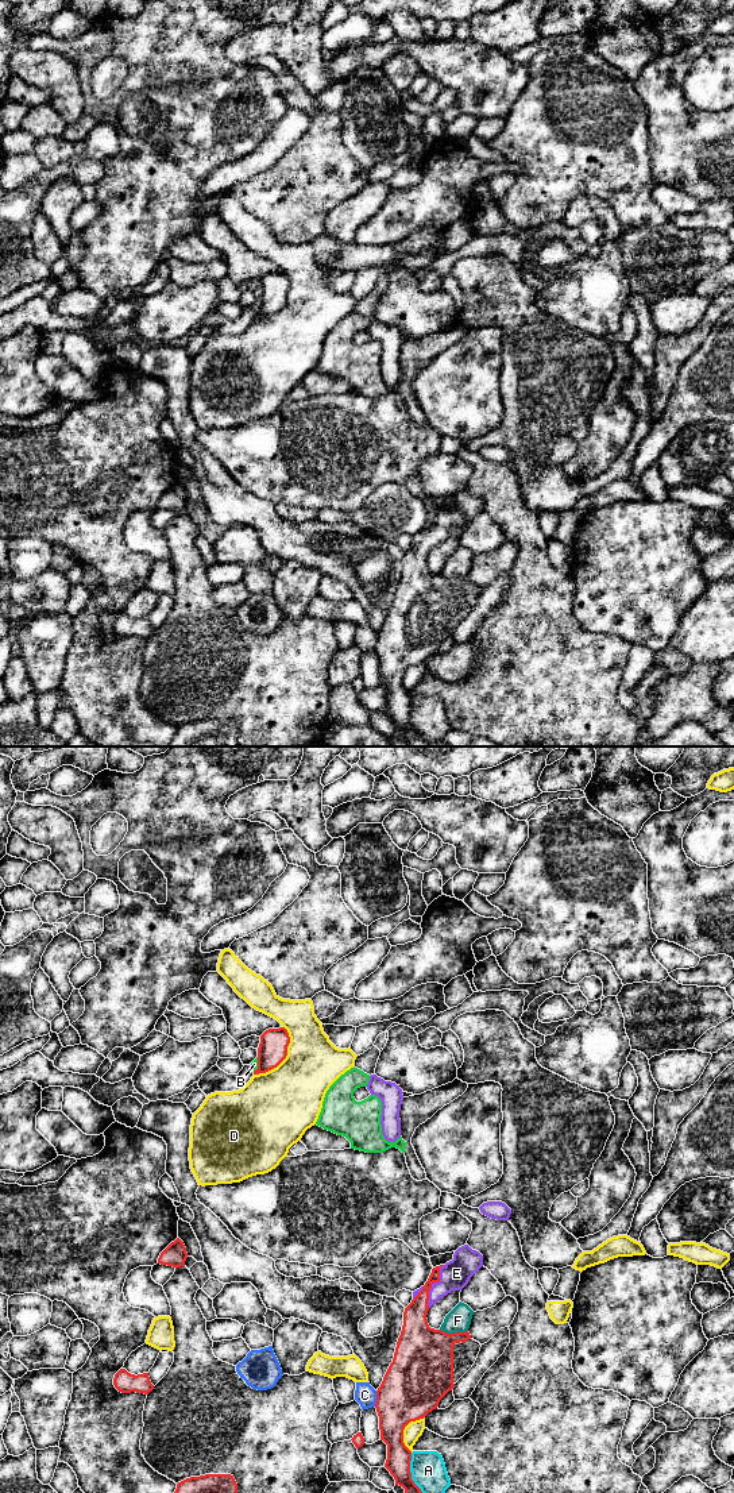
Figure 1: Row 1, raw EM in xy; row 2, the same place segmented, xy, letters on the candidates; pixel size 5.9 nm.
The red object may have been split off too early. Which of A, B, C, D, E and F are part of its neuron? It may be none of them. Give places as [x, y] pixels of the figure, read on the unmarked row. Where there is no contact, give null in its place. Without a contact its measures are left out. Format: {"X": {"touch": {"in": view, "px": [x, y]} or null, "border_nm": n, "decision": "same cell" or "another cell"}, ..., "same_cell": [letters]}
{"A": {"touch": {"in": "xy", "px": [413, 726]}, "border_nm": 340, "decision": "another cell"}, "B": {"touch": {"in": "xy", "px": [258, 308]}, "border_nm": 90, "decision": "another cell"}, "C": {"touch": {"in": "xy", "px": [377, 643]}, "border_nm": 100, "decision": "another cell"}, "D": {"touch": {"in": "xy", "px": [285, 301]}, "border_nm": 340, "decision": "another cell"}, "E": {"touch": {"in": "xy", "px": [432, 527]}, "border_nm": 280, "decision": "same cell"}, "F": {"touch": {"in": "xy", "px": [454, 577]}, "border_nm": 170, "decision": "another cell"}, "same_cell": ["E"]}

